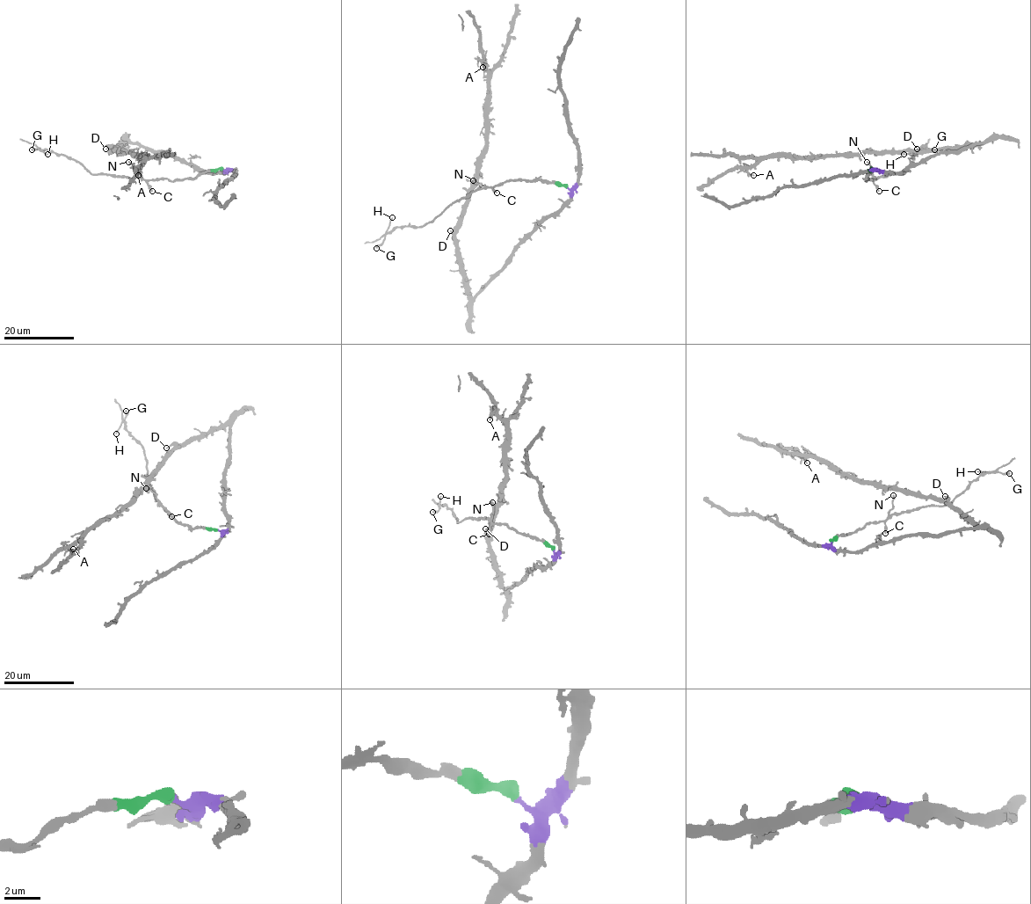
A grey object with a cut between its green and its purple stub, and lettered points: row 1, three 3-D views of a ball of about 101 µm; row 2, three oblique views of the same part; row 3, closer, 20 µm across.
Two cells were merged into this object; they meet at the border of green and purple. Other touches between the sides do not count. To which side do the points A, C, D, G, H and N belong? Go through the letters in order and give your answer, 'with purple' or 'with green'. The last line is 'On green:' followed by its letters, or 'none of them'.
A: with purple
C: with green
D: with purple
G: with green
H: with green
N: with green
On green: C, G, H, N

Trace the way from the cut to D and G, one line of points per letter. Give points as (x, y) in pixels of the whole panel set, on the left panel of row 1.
D: (222, 169), (226, 171), (202, 172), (168, 153), (148, 150), (128, 142), (116, 149), (109, 146), (105, 149)
G: (221, 169), (172, 181), (141, 179), (137, 177), (91, 174), (65, 156), (39, 148), (32, 149)

